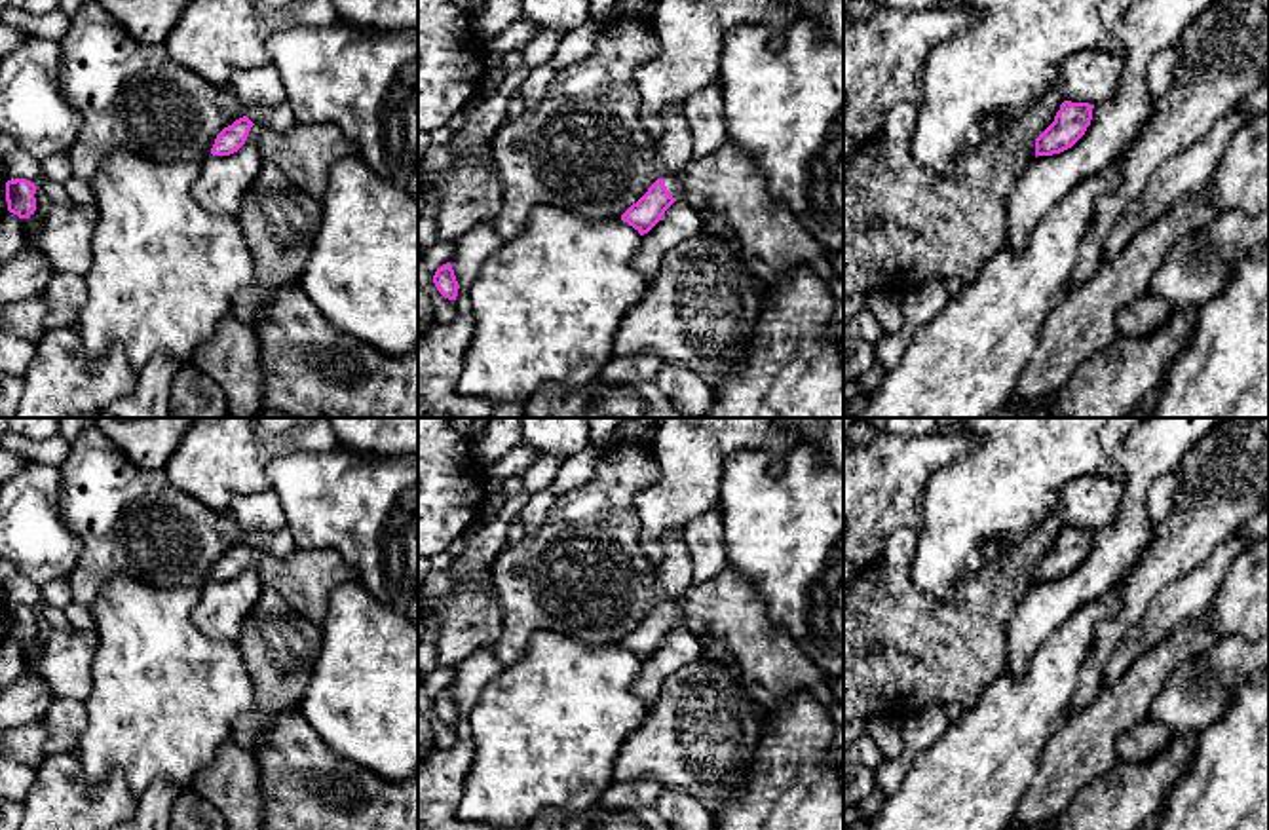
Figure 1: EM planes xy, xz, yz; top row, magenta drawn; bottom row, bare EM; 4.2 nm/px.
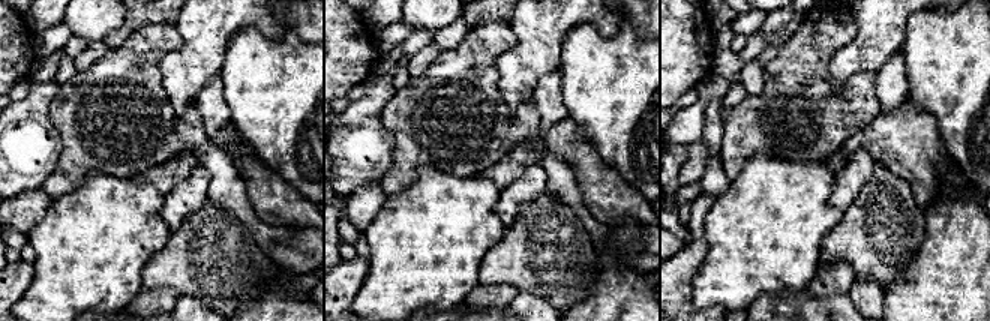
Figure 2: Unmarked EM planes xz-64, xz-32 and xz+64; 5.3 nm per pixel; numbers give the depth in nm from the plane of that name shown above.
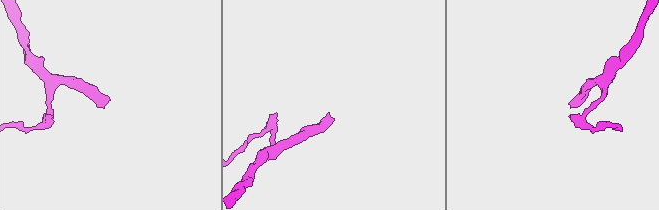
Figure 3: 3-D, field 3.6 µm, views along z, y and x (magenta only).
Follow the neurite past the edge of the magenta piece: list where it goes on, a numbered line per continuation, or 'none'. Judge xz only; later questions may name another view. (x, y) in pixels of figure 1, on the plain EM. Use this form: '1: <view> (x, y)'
1: xz (774, 669)

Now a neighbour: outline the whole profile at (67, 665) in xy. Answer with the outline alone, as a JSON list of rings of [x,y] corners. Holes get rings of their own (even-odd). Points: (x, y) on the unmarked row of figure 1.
[[[70,629],[53,631],[46,642],[40,674],[53,697],[84,703],[93,688],[93,659],[99,646],[97,632]]]

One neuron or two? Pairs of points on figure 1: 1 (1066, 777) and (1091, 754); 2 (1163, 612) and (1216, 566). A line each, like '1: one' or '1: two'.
1: one
2: one

